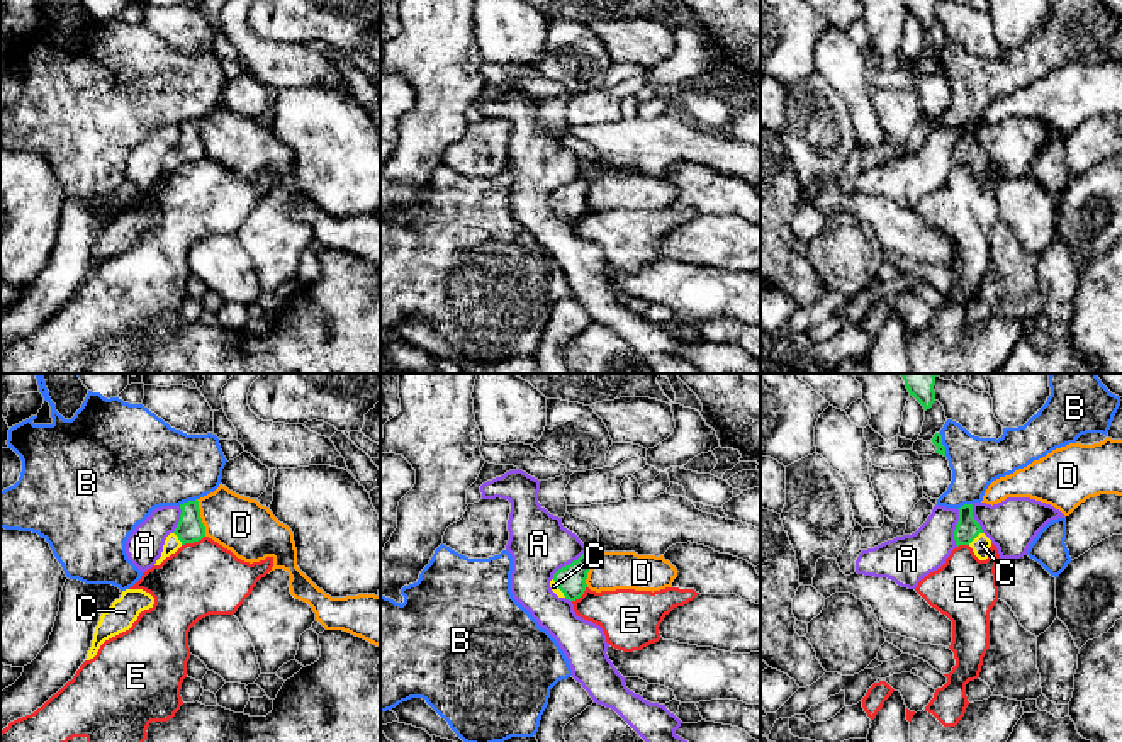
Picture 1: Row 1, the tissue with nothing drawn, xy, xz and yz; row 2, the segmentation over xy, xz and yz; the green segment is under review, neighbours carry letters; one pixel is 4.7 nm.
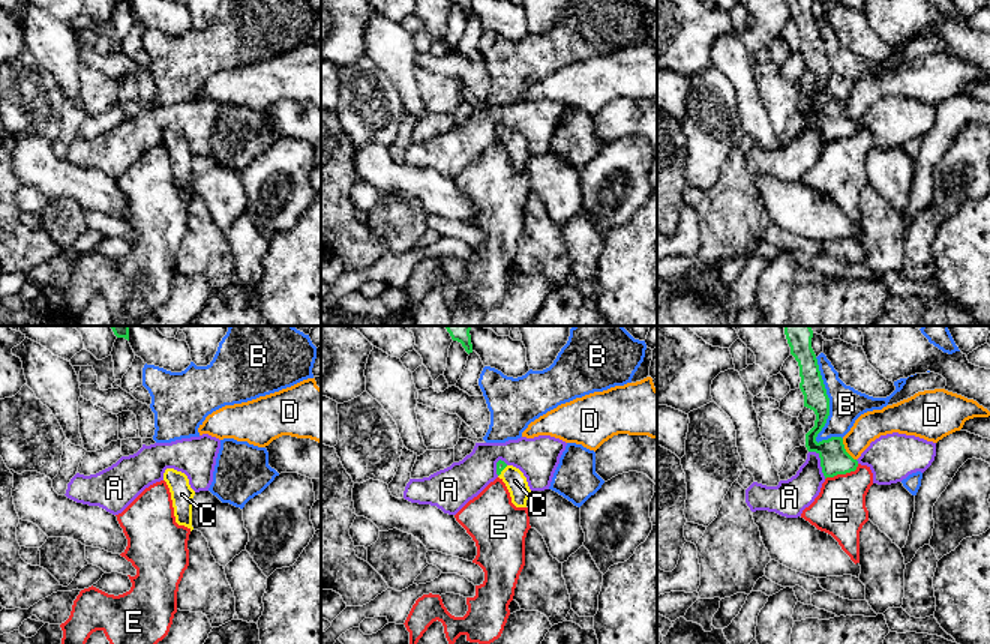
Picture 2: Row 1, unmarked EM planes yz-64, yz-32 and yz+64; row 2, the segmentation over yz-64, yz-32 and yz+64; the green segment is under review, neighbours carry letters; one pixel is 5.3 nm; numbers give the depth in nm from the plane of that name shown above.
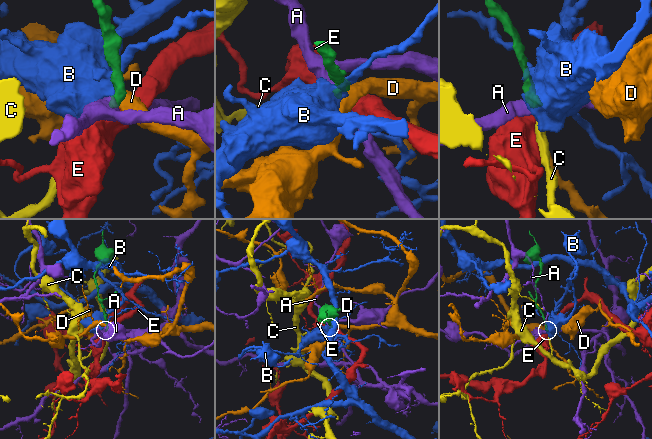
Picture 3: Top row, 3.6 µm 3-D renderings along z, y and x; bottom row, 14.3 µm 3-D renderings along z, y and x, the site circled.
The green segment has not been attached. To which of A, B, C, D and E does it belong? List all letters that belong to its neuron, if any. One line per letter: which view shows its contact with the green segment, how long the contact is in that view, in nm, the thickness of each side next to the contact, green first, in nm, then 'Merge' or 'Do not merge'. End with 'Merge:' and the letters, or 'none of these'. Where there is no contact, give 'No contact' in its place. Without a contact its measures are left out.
A: Touches green in xz. Shared border 220 nm. Thickness 140 nm (green) against 280 nm. Do not merge
B: Touches green in yz. Shared border 120 nm. Thickness 50 nm (green) against 240 nm. Do not merge
C: Touches green in yz. Shared border 90 nm. Thickness 110 nm (green) against 90 nm. Merge
D: Touches green in xy. Shared border 180 nm. Thickness 130 nm (green) against 260 nm. Do not merge
E: Touches green in xy. Shared border 120 nm. Thickness 130 nm (green) against 340 nm. Do not merge
Merge: C

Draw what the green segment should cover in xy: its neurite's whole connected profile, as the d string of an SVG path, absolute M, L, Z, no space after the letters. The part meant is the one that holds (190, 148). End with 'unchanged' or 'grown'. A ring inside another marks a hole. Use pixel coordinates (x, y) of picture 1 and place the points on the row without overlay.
M199 121L180 124L182 134L173 153L165 160L161 177L154 185L160 185L166 177L175 173L182 165L199 161L205 156L205 146L200 138Z; grown

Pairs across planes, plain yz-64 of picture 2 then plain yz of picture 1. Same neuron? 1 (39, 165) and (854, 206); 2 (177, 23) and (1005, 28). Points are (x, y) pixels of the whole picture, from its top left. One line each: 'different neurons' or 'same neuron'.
1: same neuron
2: different neurons

